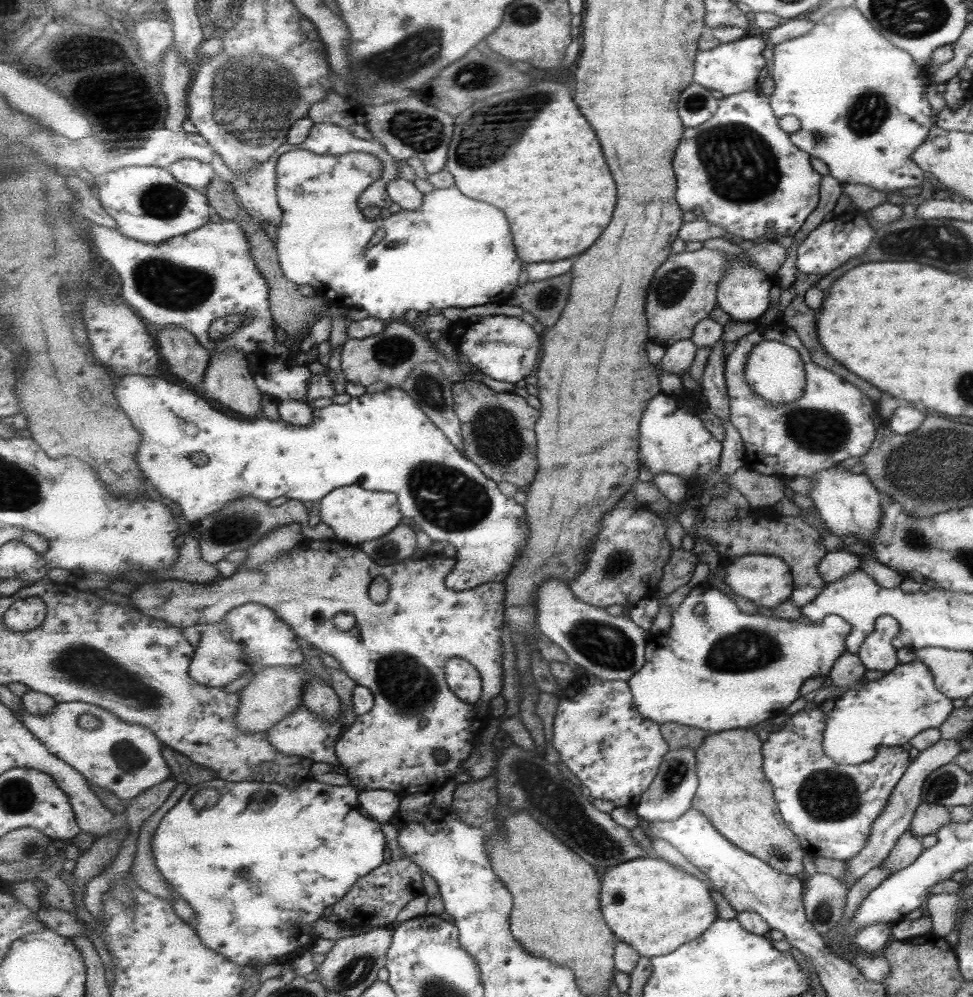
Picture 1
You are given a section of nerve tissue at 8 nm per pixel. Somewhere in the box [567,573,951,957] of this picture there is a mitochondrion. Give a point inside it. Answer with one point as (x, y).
(827, 794)

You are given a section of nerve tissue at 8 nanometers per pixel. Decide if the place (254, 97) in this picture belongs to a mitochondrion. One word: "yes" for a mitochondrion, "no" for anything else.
yes

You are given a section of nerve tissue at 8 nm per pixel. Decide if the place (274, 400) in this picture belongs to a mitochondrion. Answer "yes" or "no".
no

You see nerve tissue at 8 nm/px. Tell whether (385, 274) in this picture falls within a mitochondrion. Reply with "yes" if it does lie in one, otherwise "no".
no

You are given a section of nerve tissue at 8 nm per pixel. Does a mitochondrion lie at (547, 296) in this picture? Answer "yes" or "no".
yes

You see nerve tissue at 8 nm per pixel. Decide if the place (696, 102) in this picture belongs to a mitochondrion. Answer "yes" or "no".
yes

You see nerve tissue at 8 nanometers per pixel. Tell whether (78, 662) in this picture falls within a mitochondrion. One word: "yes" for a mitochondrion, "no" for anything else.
yes

